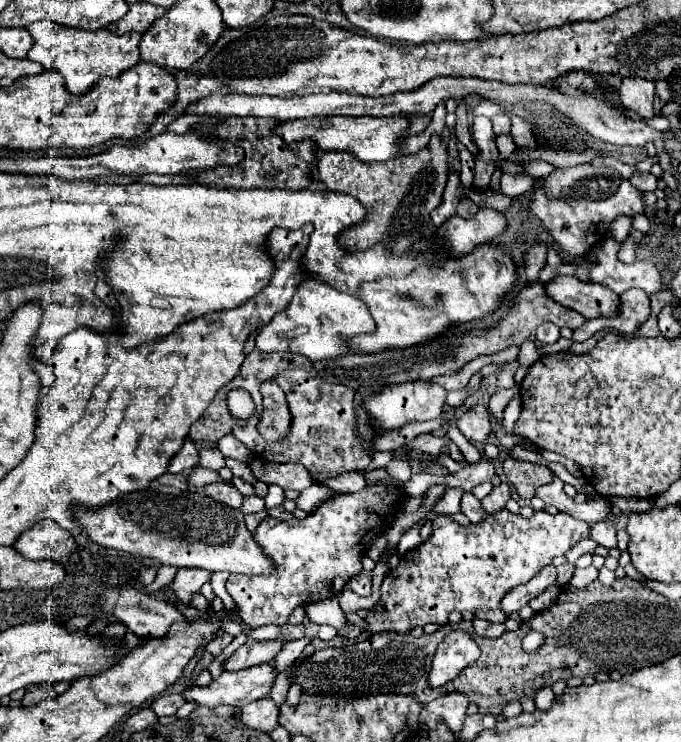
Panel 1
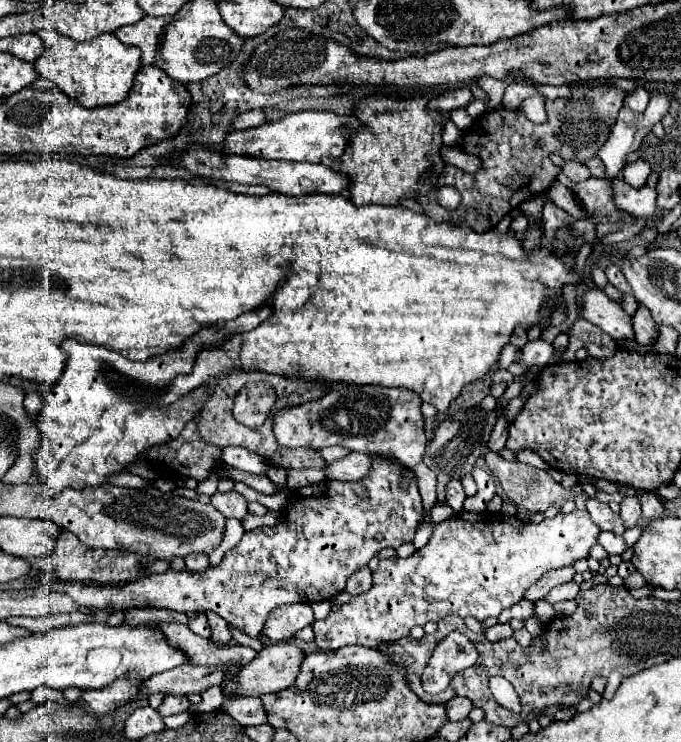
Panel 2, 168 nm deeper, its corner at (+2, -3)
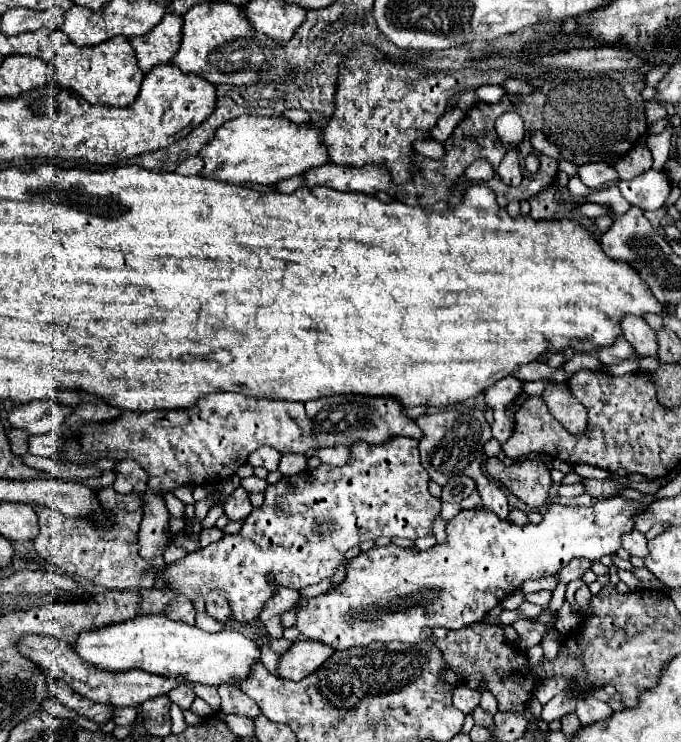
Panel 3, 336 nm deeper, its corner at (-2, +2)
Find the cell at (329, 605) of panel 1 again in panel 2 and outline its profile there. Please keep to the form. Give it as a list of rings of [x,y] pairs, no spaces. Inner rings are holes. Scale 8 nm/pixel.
[[[309,603],[283,605],[265,621],[263,635],[269,641],[289,641],[299,629],[311,625],[313,621],[315,621],[315,615]]]

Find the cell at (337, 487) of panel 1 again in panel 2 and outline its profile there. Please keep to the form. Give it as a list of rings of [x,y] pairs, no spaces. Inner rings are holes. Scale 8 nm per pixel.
[[[351,453],[327,467],[327,479],[333,481],[359,481],[371,471],[371,457],[363,453]]]

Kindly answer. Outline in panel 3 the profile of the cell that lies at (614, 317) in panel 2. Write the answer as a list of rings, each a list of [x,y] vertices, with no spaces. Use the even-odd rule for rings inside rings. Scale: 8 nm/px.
[[[625,316],[623,320],[623,338],[635,348],[641,356],[657,358],[657,334],[649,324],[639,316]]]

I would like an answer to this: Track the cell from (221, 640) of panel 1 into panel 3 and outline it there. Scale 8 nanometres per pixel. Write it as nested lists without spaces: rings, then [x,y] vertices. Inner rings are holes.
[[[215,590],[215,594],[209,594],[205,598],[205,604],[207,604],[207,612],[217,618],[217,620],[223,620],[223,622],[229,622],[229,616],[231,616],[231,606],[227,602],[227,598],[223,594],[219,594]]]

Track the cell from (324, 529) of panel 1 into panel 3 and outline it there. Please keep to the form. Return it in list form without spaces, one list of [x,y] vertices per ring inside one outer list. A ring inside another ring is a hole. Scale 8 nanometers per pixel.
[[[407,436],[389,438],[385,444],[357,442],[351,446],[349,462],[341,468],[319,464],[317,468],[303,470],[289,478],[281,478],[277,484],[269,484],[263,506],[255,508],[245,518],[239,534],[223,536],[219,542],[187,554],[161,574],[167,582],[167,588],[183,592],[187,598],[197,594],[205,596],[211,590],[223,590],[231,602],[235,618],[247,624],[261,614],[265,602],[275,594],[279,584],[301,590],[309,584],[321,582],[323,578],[331,578],[345,562],[345,552],[353,546],[359,546],[363,540],[375,540],[379,536],[401,536],[415,540],[431,534],[433,520],[441,512],[441,502],[427,490],[429,476],[419,462],[417,444],[419,442],[415,438]],[[269,574],[275,576],[273,582],[267,580]]]

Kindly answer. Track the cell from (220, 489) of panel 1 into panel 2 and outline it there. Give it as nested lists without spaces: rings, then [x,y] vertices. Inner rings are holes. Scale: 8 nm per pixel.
[[[217,491],[217,493],[211,497],[211,503],[213,503],[213,507],[217,507],[227,519],[229,519],[229,517],[243,519],[243,517],[249,513],[249,511],[247,511],[247,501],[245,501],[243,495],[239,495],[237,491],[227,491],[227,493]]]

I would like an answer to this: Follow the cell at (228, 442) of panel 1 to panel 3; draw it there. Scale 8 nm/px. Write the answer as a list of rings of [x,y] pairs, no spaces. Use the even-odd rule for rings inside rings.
[[[261,446],[259,450],[255,450],[255,452],[249,456],[247,462],[249,462],[251,466],[263,466],[263,468],[267,468],[269,472],[275,472],[277,466],[279,466],[279,460],[281,460],[279,450],[269,448],[269,446]]]

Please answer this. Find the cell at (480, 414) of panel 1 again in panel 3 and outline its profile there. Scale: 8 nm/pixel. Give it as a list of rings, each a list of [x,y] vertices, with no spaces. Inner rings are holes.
[[[449,408],[437,414],[421,414],[415,418],[415,424],[421,428],[423,436],[419,440],[419,452],[421,452],[421,466],[427,470],[429,478],[441,486],[447,484],[449,478],[457,476],[457,474],[465,474],[471,476],[475,482],[483,482],[485,474],[481,472],[481,464],[485,460],[485,452],[483,452],[483,444],[487,440],[491,440],[491,426],[485,420],[485,414],[479,408]]]

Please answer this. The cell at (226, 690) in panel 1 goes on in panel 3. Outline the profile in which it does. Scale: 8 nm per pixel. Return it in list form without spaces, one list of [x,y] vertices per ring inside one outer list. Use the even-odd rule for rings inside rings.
[[[301,640],[295,642],[293,648],[279,658],[279,674],[285,680],[303,680],[313,674],[335,650],[323,642]]]

